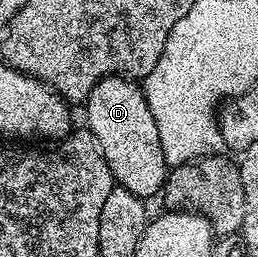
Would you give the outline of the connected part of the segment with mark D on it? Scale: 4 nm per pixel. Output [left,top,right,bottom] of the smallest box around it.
[84,75,168,200]

